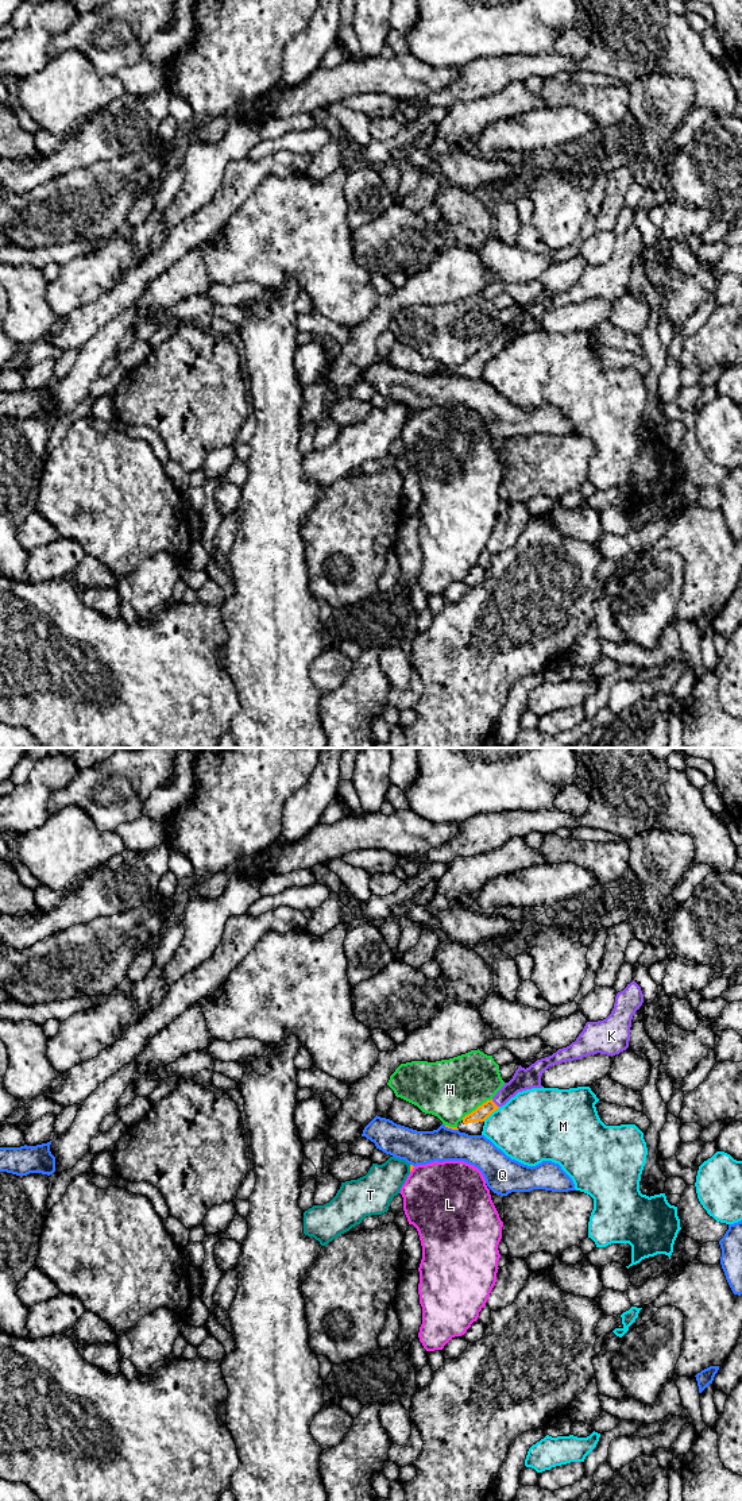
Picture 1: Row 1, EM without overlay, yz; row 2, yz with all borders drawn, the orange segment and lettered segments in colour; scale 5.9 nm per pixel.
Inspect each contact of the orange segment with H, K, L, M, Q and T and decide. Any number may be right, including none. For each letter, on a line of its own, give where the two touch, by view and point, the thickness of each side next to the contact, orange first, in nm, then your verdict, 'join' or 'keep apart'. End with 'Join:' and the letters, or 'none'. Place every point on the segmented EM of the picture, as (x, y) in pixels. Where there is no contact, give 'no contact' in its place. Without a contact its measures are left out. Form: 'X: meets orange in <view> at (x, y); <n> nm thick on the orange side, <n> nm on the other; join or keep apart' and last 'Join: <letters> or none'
H: meets orange in yz at (478, 1107); 90 nm thick on the orange side, 360 nm on the other; keep apart
K: meets orange in yz at (494, 1103); 90 nm thick on the orange side, 130 nm on the other; join
L: meets orange in yz at (412, 1169); 20 nm thick on the orange side, 440 nm on the other; keep apart
M: meets orange in yz at (491, 1112); 90 nm thick on the orange side, 420 nm on the other; keep apart
Q: meets orange in yz at (451, 1127); 20 nm thick on the orange side, 200 nm on the other; keep apart
T: meets orange in yz at (410, 1168); 20 nm thick on the orange side, 220 nm on the other; keep apart
Join: K

